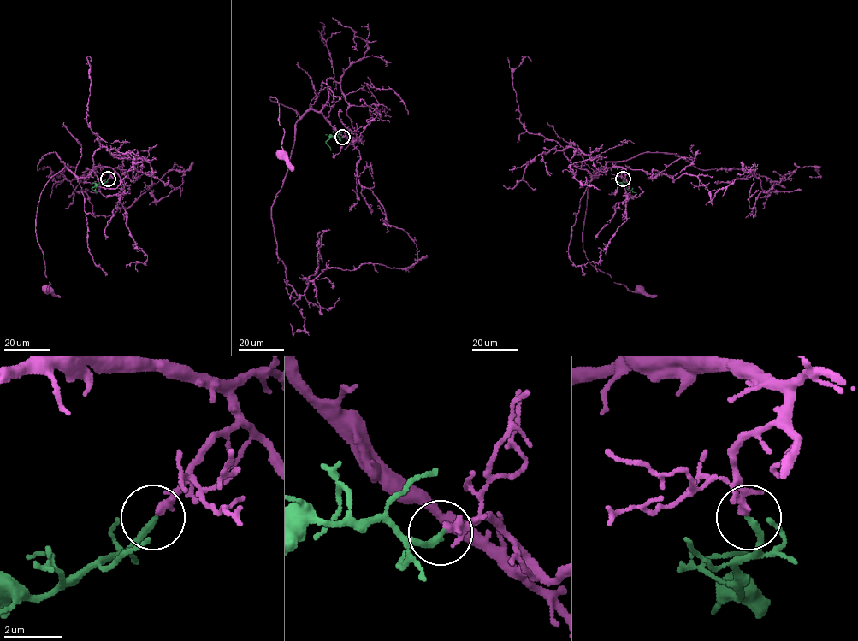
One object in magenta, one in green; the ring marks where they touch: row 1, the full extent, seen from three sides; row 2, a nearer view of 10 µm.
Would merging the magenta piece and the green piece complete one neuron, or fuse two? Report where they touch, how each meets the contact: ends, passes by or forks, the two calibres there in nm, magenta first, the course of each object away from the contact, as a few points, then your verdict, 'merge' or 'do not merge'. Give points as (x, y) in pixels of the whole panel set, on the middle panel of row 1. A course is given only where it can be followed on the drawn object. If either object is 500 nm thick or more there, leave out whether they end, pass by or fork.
(342, 137) | magenta passes by | green ends | 200/240 nm | magenta via (342, 137), (348, 138), (318, 111), (308, 109), (300, 118), (269, 98), (275, 97), (279, 107), (282, 154) | green via (342, 137), (332, 136), (326, 142), (331, 150) | merge

